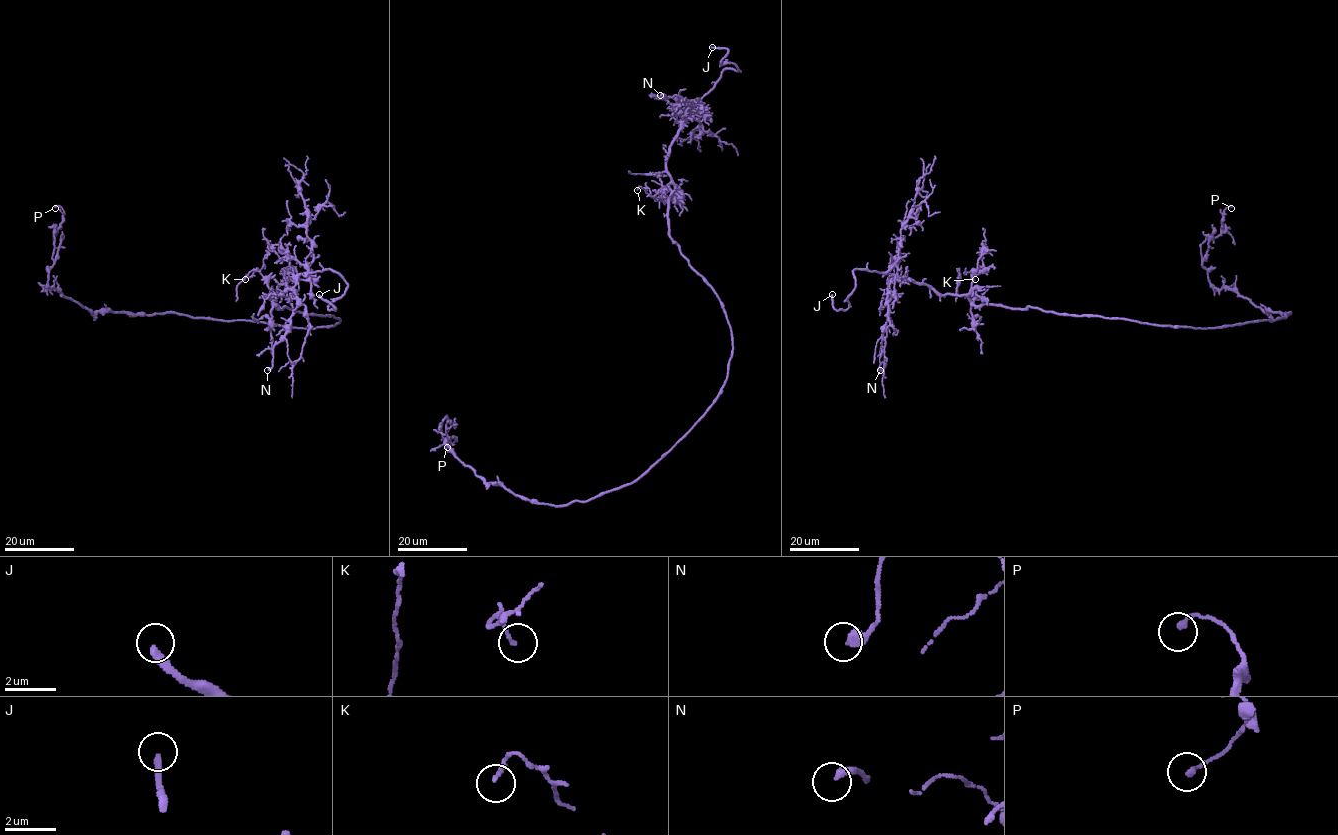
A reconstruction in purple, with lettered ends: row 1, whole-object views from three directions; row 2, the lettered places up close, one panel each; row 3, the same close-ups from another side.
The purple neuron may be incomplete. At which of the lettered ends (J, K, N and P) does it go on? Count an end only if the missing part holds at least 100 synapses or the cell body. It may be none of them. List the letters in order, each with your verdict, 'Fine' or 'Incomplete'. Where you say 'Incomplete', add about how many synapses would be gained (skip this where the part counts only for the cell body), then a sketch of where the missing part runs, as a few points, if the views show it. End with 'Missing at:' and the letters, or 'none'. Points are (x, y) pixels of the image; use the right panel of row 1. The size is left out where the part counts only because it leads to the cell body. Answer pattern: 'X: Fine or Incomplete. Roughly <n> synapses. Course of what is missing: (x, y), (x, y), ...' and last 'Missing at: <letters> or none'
J: Incomplete. Course of what is missing: (832, 294), (834, 266), (815, 249), (815, 234), (820, 228)
K: Fine
N: Fine
P: Fine
Missing at: J

